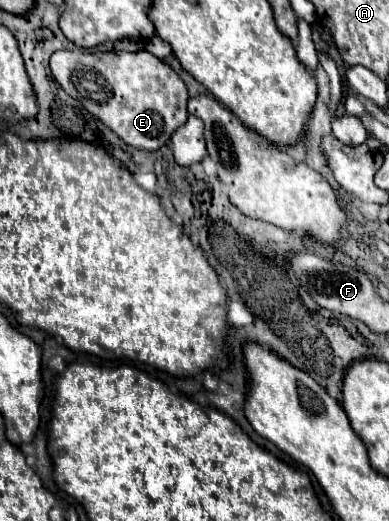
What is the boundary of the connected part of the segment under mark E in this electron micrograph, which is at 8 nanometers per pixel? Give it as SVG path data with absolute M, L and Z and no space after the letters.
M56 51L50 57L50 69L54 81L72 99L134 149L160 149L188 119L188 91L184 81L170 65L162 63L148 51Z

